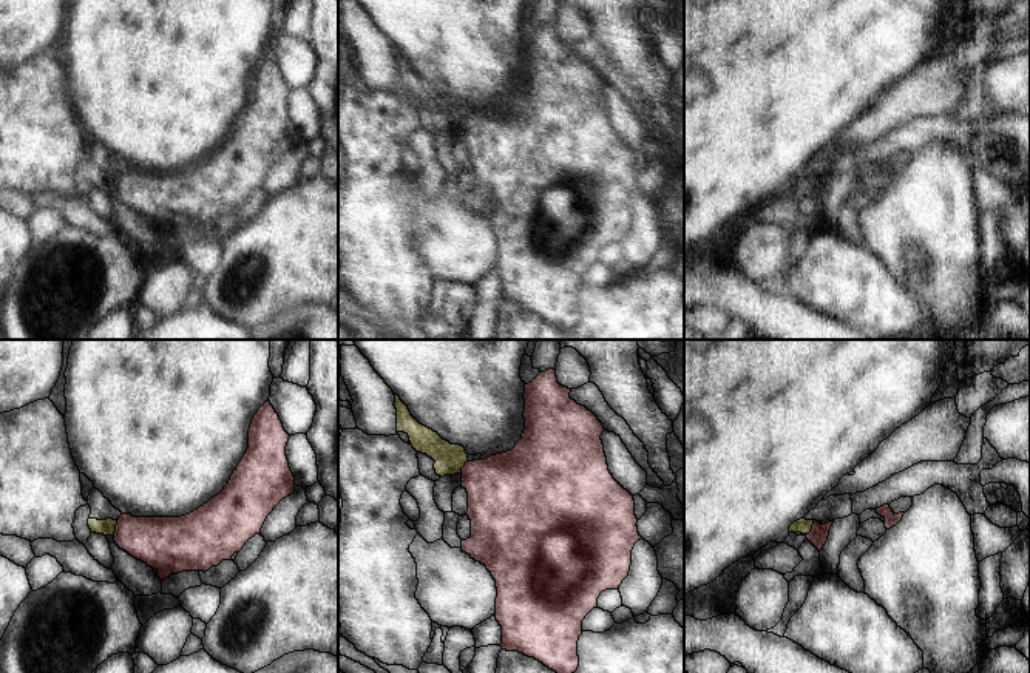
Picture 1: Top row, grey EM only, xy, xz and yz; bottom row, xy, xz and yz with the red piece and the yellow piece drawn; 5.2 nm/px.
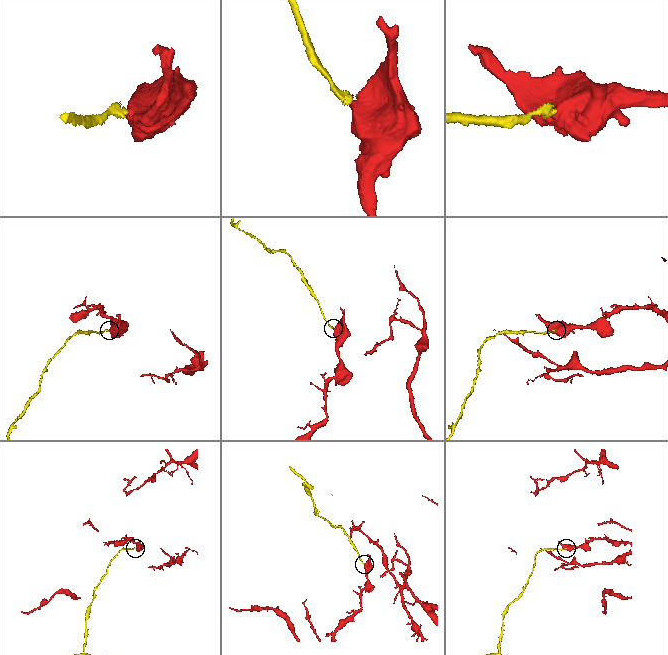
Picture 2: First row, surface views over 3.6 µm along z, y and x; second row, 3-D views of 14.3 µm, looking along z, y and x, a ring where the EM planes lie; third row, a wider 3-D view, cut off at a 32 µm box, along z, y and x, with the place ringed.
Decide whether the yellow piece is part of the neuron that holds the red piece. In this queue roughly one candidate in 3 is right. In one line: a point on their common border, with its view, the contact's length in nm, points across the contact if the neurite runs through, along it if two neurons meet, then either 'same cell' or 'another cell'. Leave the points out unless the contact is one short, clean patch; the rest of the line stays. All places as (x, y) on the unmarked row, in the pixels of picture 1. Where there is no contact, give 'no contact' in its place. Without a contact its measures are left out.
yz (809, 187) | 120 nm | along yz (814, 175), (808, 187), (796, 187) | another cell

